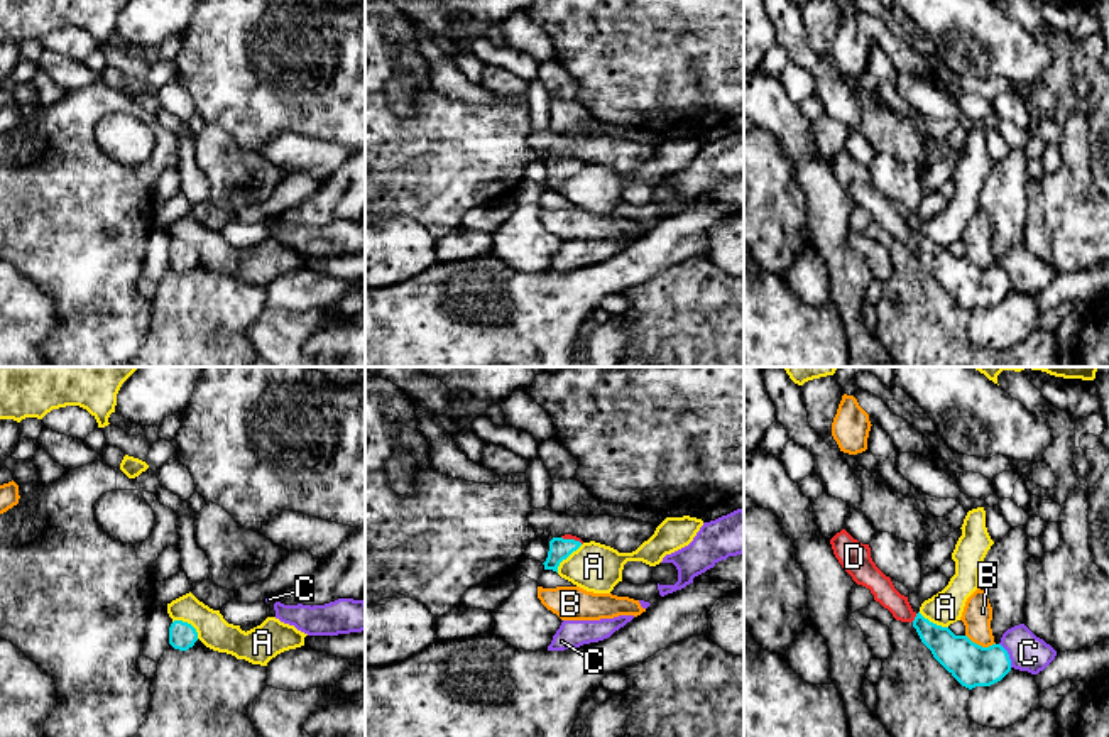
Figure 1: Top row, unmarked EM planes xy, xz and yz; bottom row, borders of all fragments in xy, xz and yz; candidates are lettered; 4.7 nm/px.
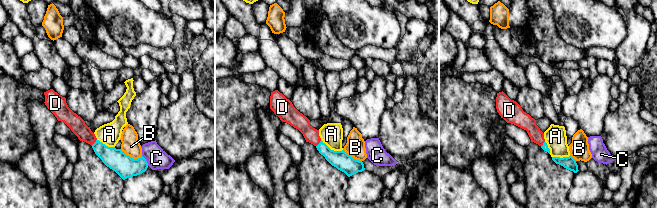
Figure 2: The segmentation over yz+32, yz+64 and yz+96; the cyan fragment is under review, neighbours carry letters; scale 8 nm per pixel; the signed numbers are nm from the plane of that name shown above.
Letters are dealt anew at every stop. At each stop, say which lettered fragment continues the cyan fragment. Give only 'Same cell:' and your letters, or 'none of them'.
Same cell: D

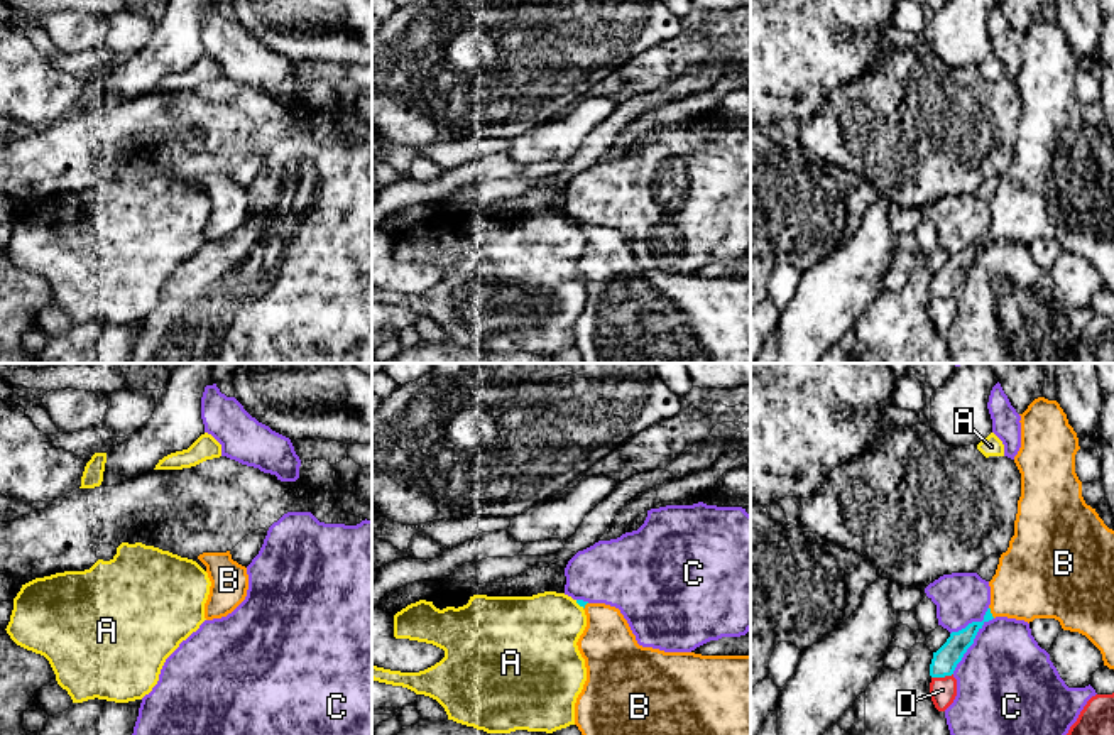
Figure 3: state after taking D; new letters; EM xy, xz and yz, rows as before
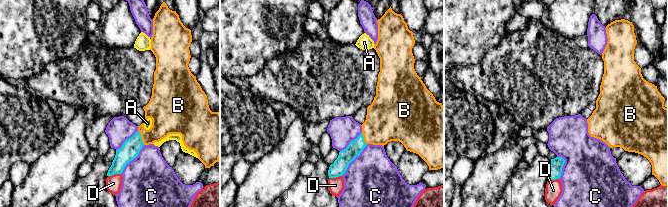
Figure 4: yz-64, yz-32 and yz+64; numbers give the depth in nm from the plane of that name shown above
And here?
Same cell: none of them

